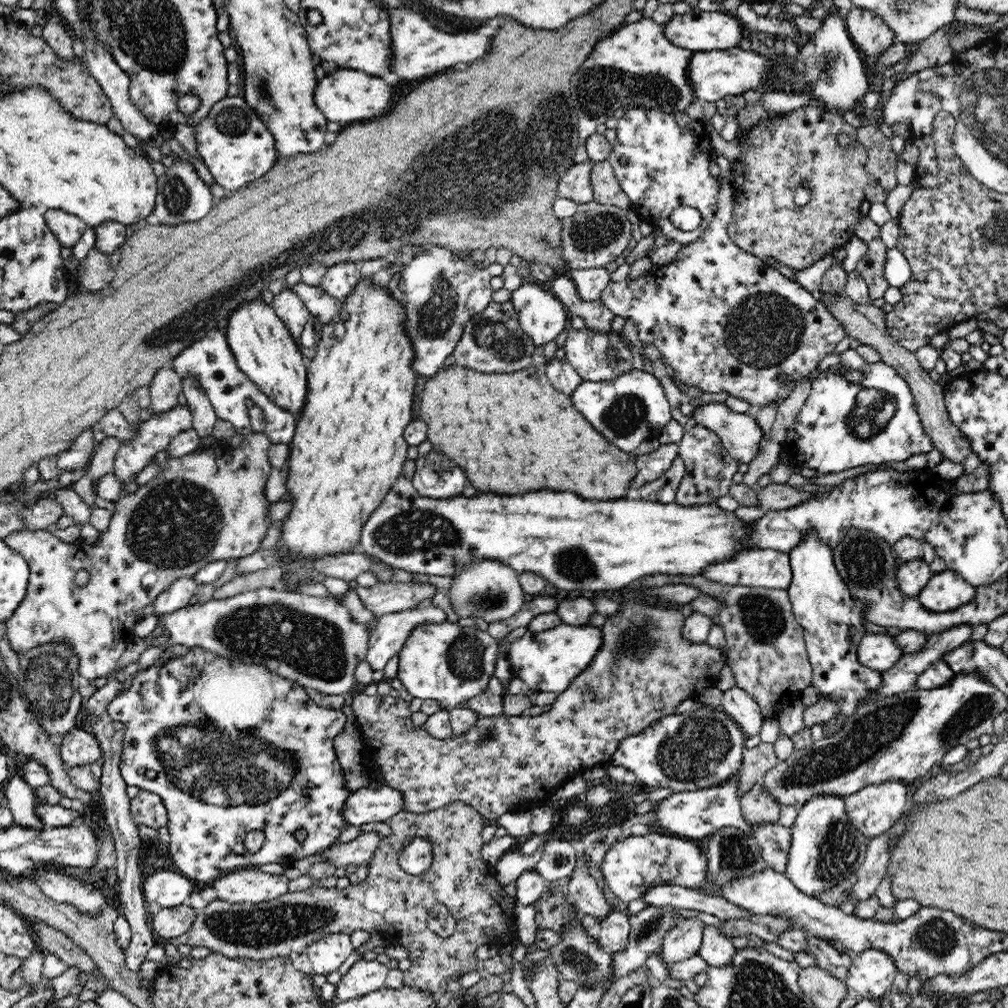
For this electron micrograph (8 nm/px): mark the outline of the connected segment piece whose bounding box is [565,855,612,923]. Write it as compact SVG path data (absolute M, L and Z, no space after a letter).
M582 855L577 856L576 866L569 877L565 888L567 902L572 903L580 914L594 916L598 923L610 914L612 906L606 902L596 878L590 873L588 861Z

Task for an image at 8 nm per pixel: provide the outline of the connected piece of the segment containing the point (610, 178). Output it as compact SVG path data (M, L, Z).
M607 161L594 164L592 174L590 174L590 181L592 181L595 204L618 206L618 208L624 210L631 208L632 202L622 191L620 183L614 175L614 170Z

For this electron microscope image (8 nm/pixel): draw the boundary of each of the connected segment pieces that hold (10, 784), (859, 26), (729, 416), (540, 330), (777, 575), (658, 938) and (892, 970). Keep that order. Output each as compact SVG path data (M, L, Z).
M19 757L15 769L17 774L9 778L4 786L7 807L13 814L13 822L32 829L44 829L43 822L36 816L35 806L39 802L34 787L30 786L20 775L20 766L25 763L25 757Z
M852 6L845 23L849 35L866 55L876 57L896 41L894 31L871 10Z
M710 402L696 407L691 419L693 425L714 431L733 460L750 463L758 456L763 433L753 413L737 413L726 403Z
M532 280L525 281L512 292L511 303L520 326L536 346L554 340L566 326L566 310L547 286Z
M746 549L736 551L733 557L725 561L709 564L703 570L702 575L714 582L730 585L787 590L793 574L789 561L789 553L772 549Z
M672 906L644 908L629 916L630 932L624 950L613 952L611 972L613 978L628 976L636 968L642 968L648 956L662 945L664 935L676 926L679 916Z
M874 948L854 954L852 959L844 979L850 993L870 1000L886 995L899 973L894 959Z

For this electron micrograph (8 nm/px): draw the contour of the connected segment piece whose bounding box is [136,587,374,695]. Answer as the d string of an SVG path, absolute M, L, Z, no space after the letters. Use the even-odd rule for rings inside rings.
M262 587L258 590L250 590L246 592L241 592L236 596L229 596L228 598L221 599L210 599L208 602L204 603L195 603L192 605L185 606L184 608L172 611L170 614L163 614L161 617L158 617L158 627L154 630L154 633L151 634L152 637L160 637L164 630L168 631L169 642L165 646L160 647L148 647L145 651L141 651L141 655L138 656L139 660L137 662L138 672L140 670L148 670L150 666L154 666L156 661L158 661L163 655L163 650L170 648L170 646L187 646L187 649L192 648L202 648L206 651L218 654L220 657L227 657L233 661L246 662L251 664L264 664L269 670L276 672L279 676L283 678L288 678L288 680L296 681L297 684L300 684L303 688L314 688L318 690L321 694L326 695L342 695L350 692L355 686L355 669L356 666L359 666L360 662L363 662L367 659L367 651L369 646L369 639L371 638L372 632L374 630L373 622L369 624L358 624L354 622L350 610L343 606L340 603L340 597L344 598L345 594L337 597L331 593L328 596L310 596L304 593L296 591L286 591L286 590L276 590L275 588Z

